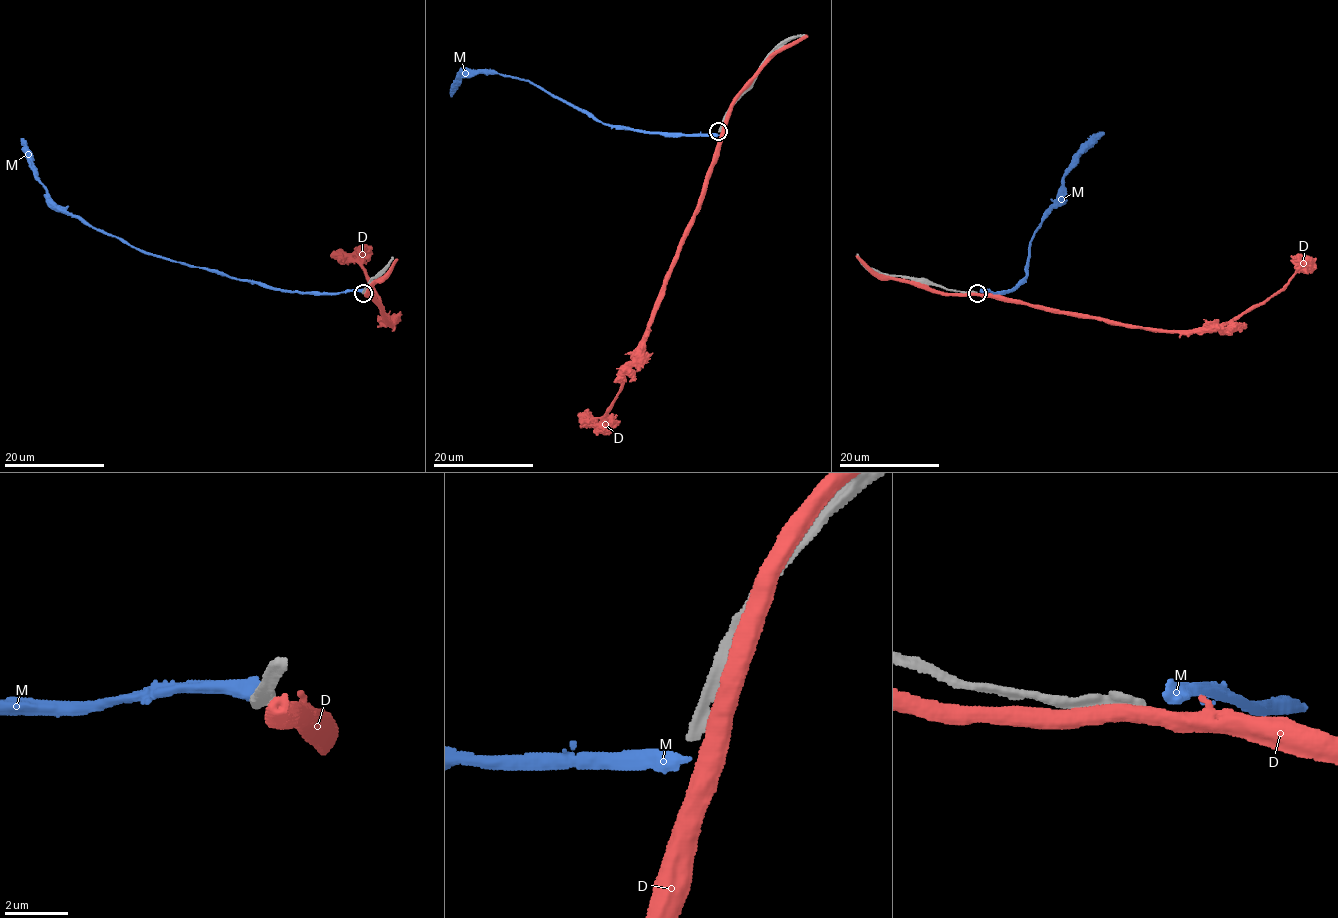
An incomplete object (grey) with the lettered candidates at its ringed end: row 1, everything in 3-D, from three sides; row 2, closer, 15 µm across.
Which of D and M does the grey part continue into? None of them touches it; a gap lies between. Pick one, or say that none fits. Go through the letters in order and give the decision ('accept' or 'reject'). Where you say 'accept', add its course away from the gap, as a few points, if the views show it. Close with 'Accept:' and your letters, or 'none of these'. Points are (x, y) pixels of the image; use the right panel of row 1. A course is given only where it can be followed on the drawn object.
D: reject
M: reject
Accept: none of these

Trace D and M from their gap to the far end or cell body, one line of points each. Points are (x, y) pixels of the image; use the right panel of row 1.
D: (976, 295), (1000, 296), (1129, 327), (1211, 330), (1252, 310), (1312, 261)
M: (980, 292), (1011, 291), (1025, 281), (1031, 257), (1030, 241), (1055, 208), (1074, 155), (1103, 131)

